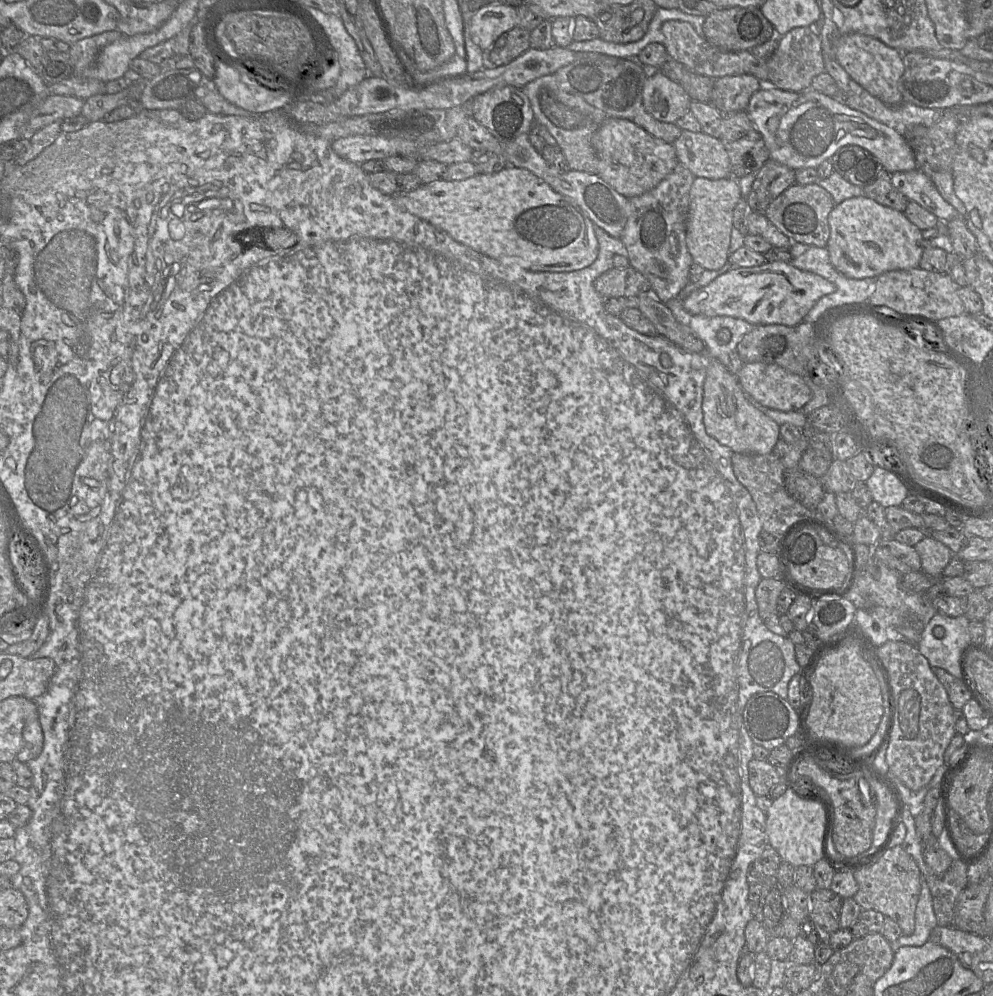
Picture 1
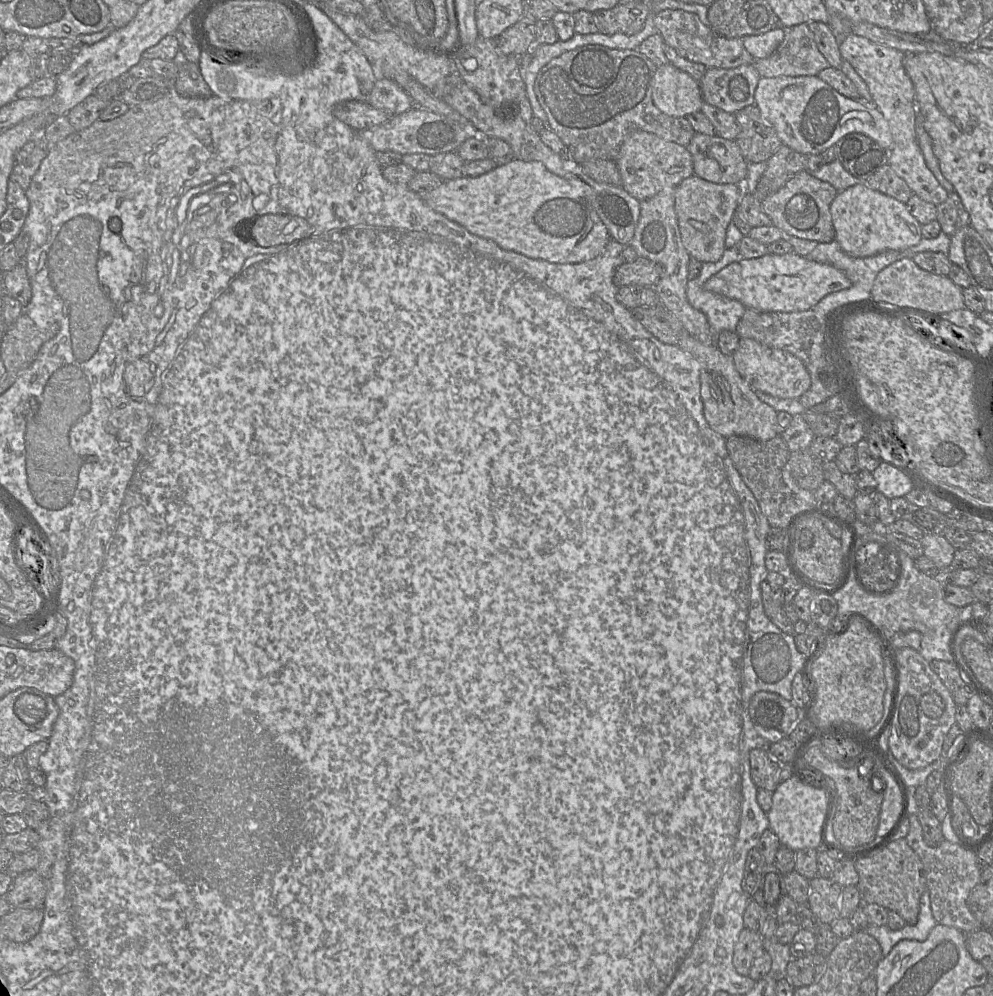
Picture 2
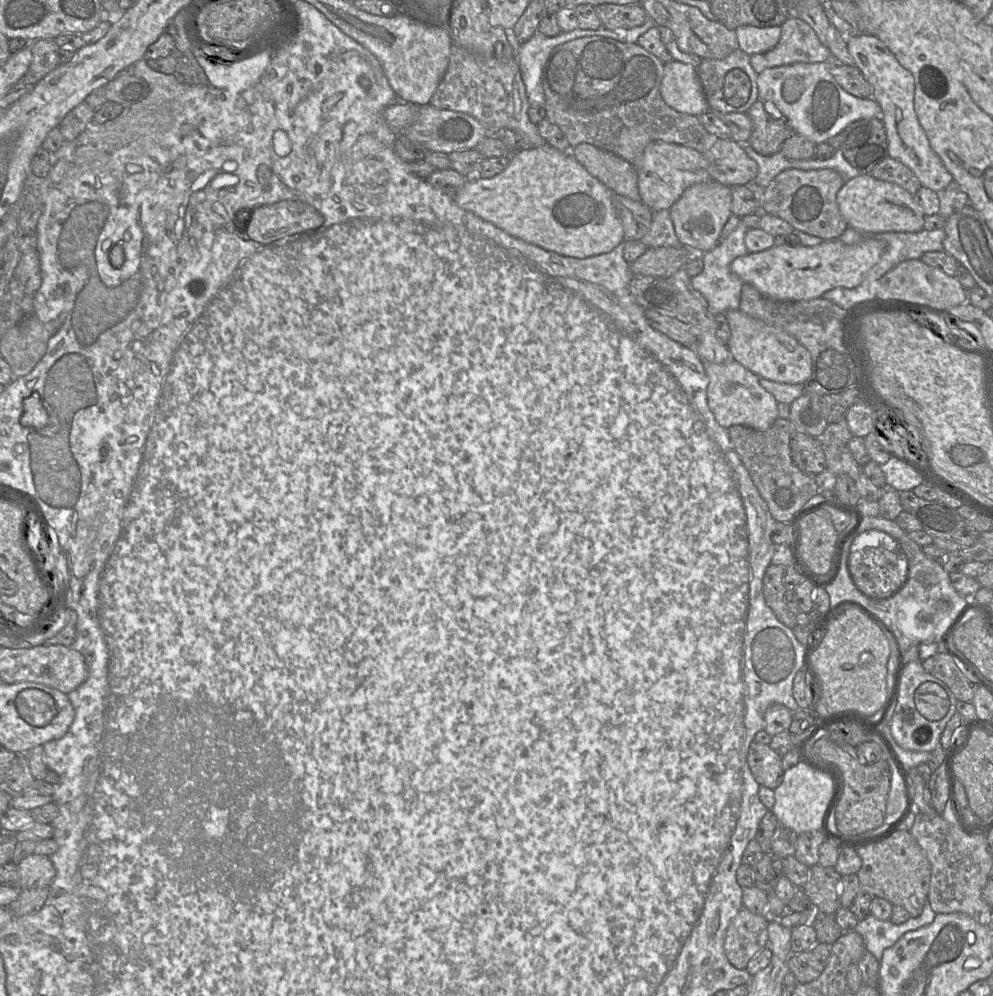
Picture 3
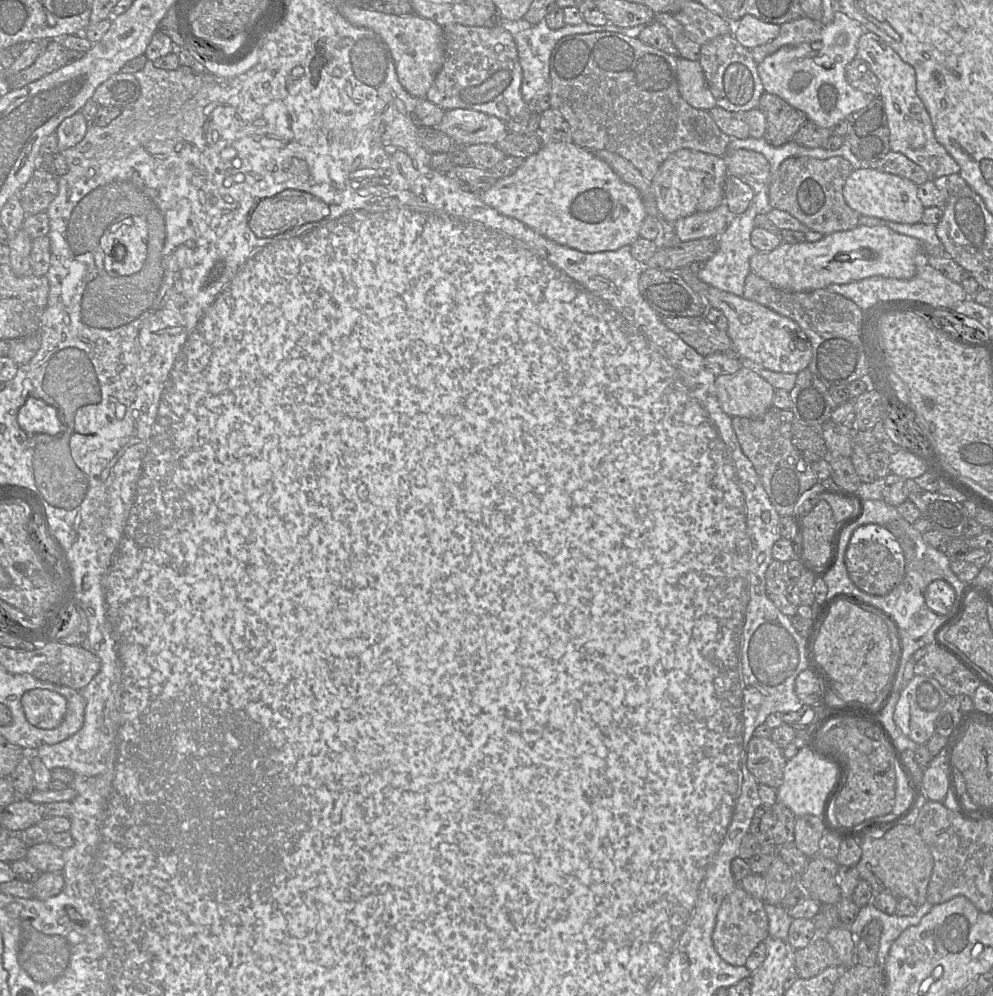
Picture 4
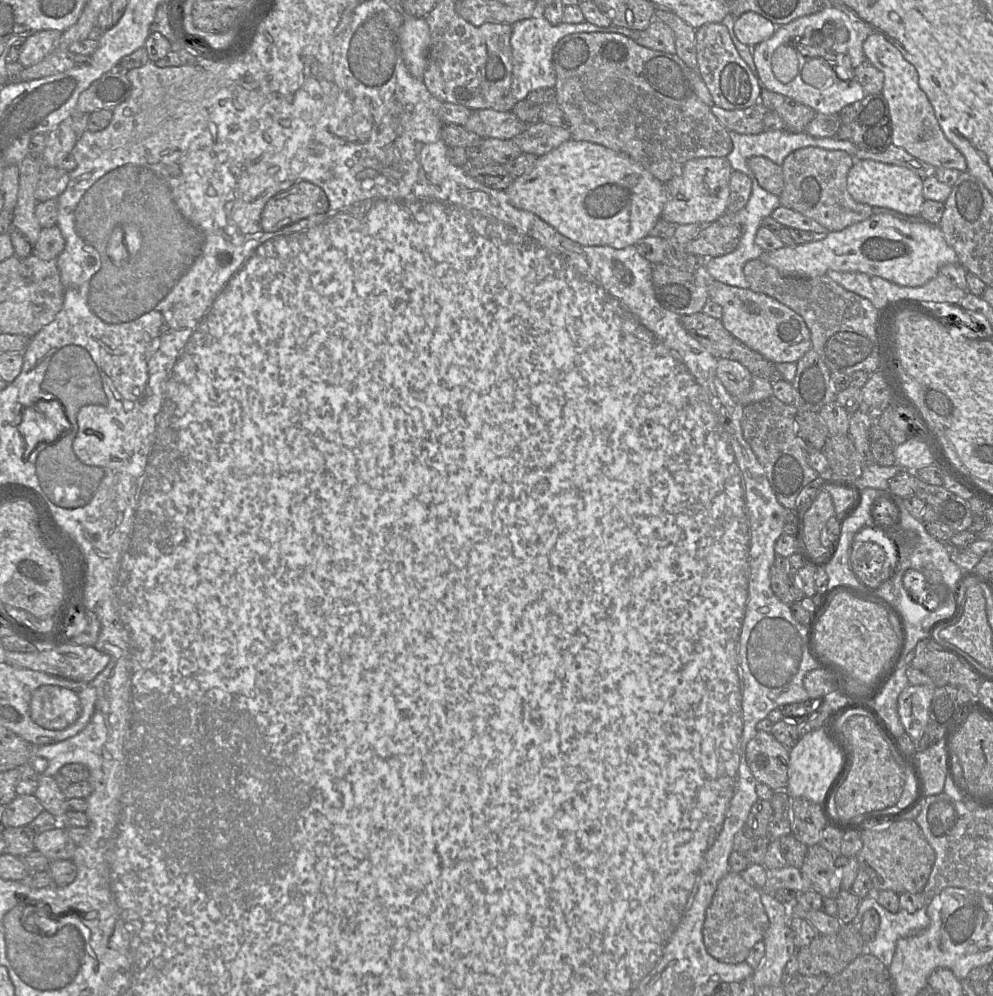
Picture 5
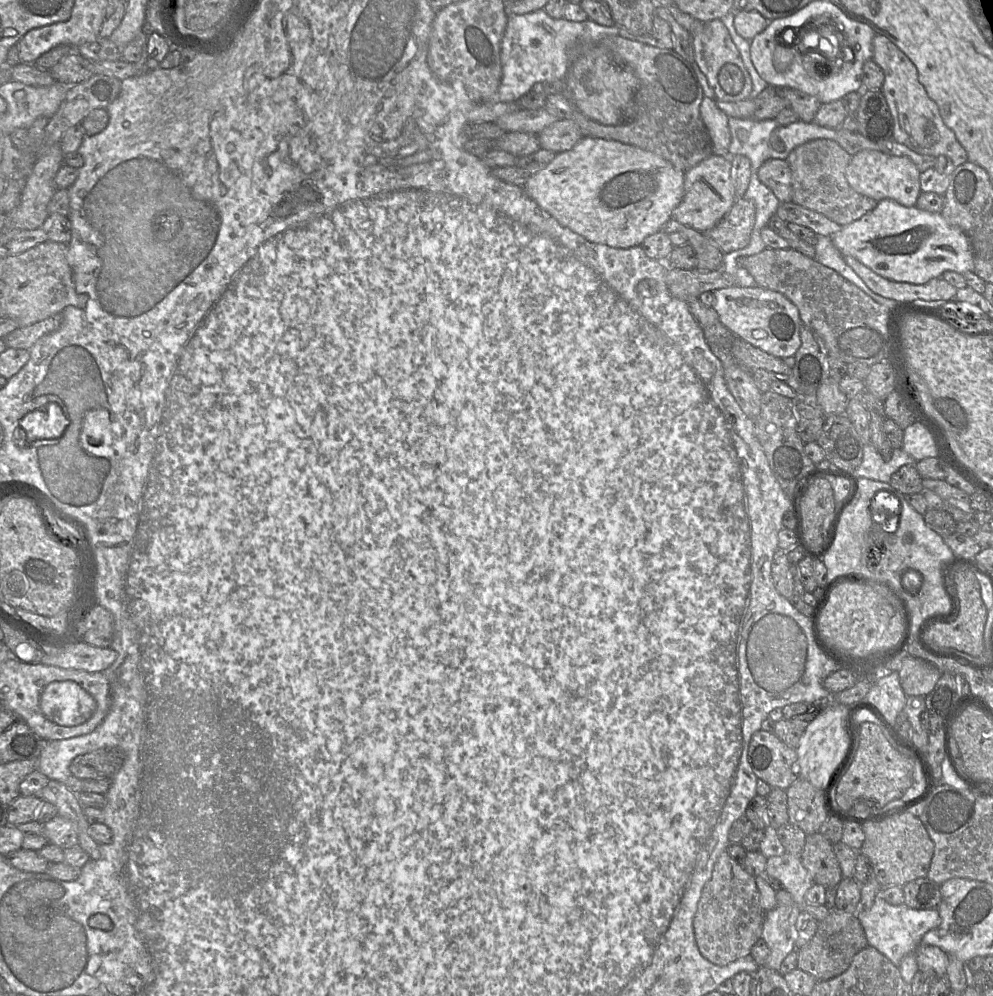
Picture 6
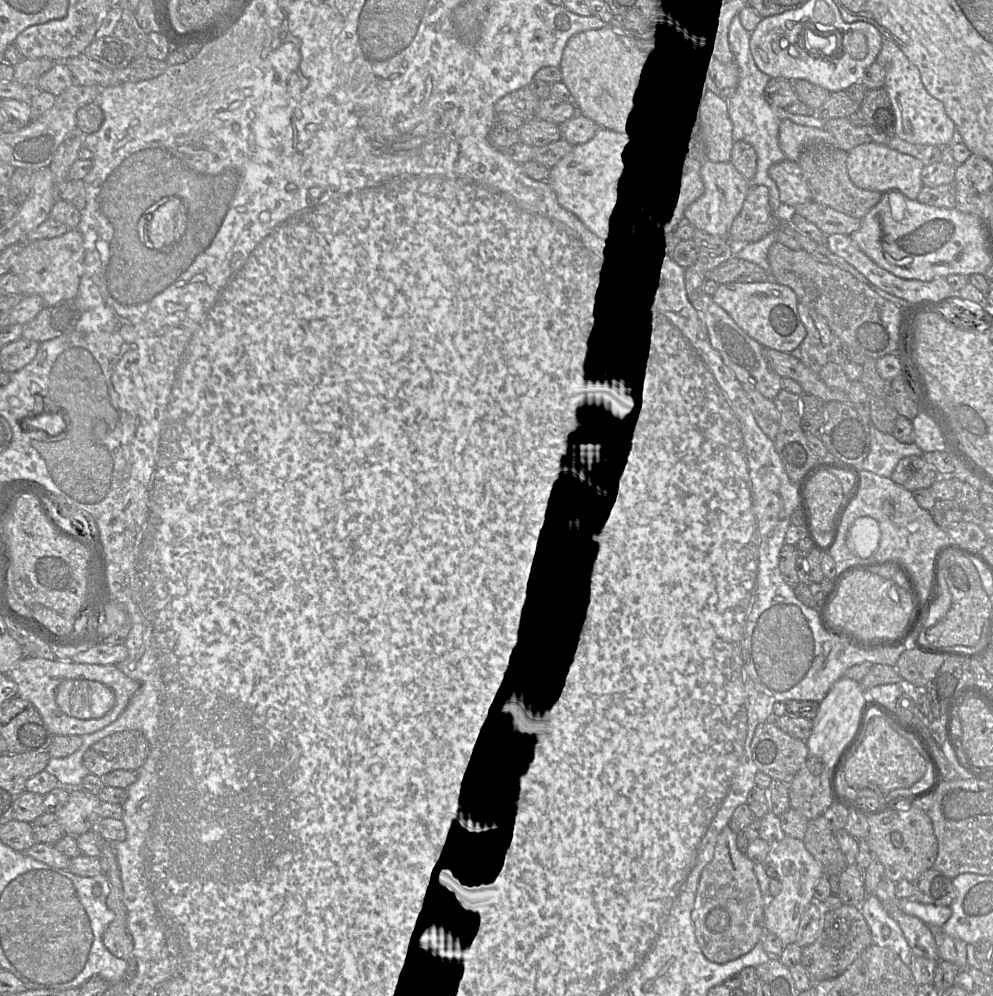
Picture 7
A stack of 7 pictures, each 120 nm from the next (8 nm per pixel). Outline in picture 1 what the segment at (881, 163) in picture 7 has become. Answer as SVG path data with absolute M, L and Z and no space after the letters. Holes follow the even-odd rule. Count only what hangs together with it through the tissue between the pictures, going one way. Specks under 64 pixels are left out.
M853 197L836 204L828 216L830 237L826 248L834 268L849 278L877 278L883 273L893 270L909 270L919 267L919 262L927 241L922 237L922 231L915 226L903 212L883 206L865 197Z

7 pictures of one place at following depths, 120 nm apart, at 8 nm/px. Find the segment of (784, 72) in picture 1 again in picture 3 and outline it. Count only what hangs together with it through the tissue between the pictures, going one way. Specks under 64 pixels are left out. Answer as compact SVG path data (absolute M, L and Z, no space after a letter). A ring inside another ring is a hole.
M796 16L781 25L782 33L771 50L750 55L750 63L757 74L765 69L795 63L818 63L833 59L827 45L820 42L812 27Z

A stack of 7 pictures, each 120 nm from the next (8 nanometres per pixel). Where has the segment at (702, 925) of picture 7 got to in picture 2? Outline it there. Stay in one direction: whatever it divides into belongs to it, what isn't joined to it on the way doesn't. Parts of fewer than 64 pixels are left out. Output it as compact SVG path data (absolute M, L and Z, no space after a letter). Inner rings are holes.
M744 928L738 937L733 952L733 965L738 974L748 976L754 959L763 949L765 949L763 935Z

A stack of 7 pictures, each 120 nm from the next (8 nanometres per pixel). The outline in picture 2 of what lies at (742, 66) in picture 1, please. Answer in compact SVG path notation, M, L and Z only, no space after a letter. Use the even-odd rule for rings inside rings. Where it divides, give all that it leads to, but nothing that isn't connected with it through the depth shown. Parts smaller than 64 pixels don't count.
M663 10L655 15L654 23L665 45L672 47L681 57L707 68L732 69L753 64L754 58L745 49L742 39L726 38L704 25L696 14L683 10Z

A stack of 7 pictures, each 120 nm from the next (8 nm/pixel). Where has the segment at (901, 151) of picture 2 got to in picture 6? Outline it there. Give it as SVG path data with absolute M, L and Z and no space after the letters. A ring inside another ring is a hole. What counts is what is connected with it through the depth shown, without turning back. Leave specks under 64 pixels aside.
M875 34L872 44L872 60L884 72L881 91L893 117L893 138L918 154L931 155L935 158L945 155L951 159L955 167L967 162L966 150L957 140L955 133L946 126L937 104L927 95L919 82L918 71L913 62L884 34Z

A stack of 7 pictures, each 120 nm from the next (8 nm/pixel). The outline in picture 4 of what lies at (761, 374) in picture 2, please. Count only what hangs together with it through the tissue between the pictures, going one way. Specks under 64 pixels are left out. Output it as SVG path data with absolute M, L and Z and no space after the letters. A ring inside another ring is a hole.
M688 267L680 268L676 272L704 297L710 307L723 312L728 321L727 334L732 342L733 353L742 360L782 373L797 374L808 368L812 359L812 346L805 332L795 321L755 301L704 283Z

